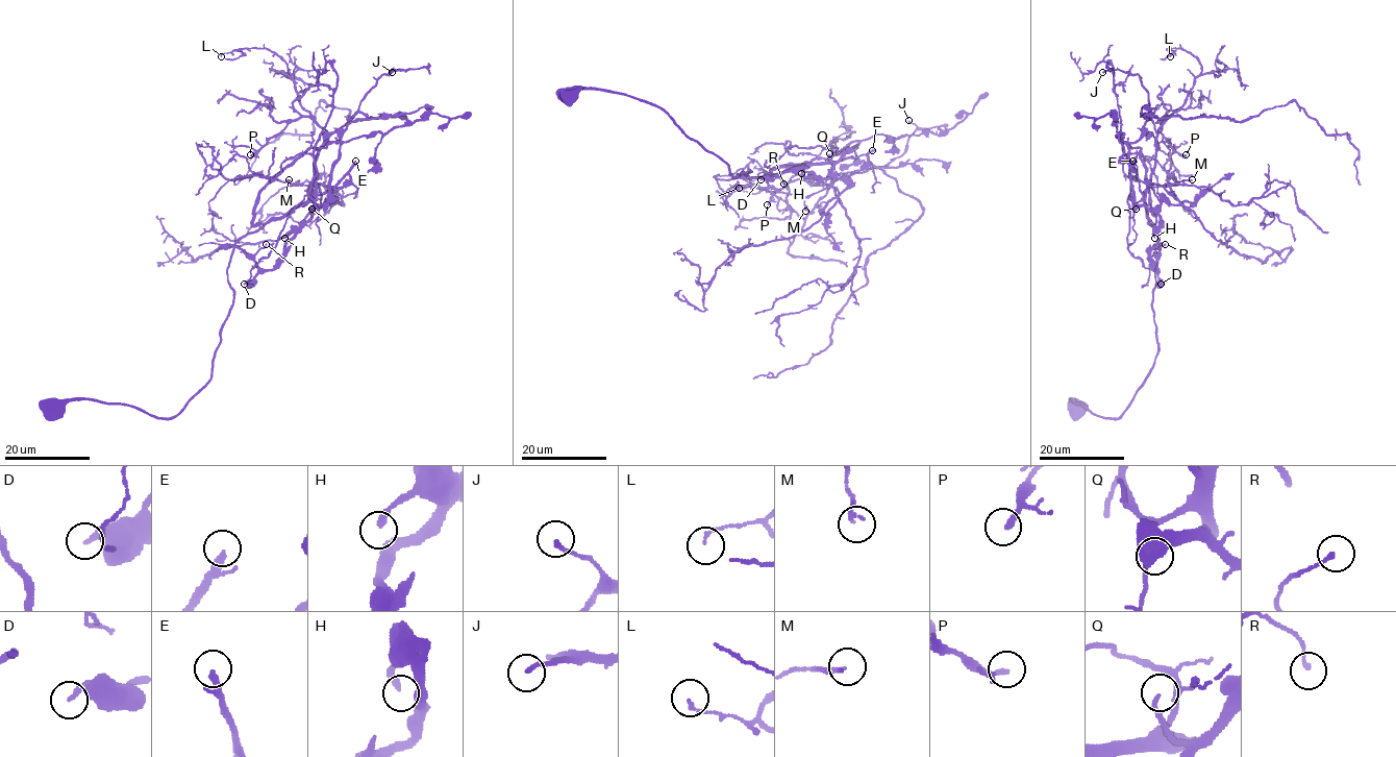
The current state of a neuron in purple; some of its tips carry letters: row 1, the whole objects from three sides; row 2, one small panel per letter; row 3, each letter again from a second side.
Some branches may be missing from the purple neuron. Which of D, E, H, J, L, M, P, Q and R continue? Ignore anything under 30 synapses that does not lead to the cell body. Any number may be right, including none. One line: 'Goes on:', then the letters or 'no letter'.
Goes on: E

